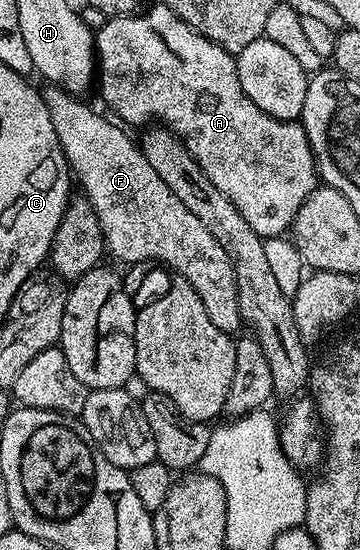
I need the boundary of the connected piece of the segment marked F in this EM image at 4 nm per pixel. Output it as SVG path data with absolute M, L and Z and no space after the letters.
M48 84L46 88L42 90L43 102L49 111L49 119L53 119L53 131L57 131L57 139L78 188L79 185L83 188L80 189L82 196L86 197L101 223L106 252L124 261L127 267L143 265L147 261L164 261L175 275L190 283L193 291L197 291L197 299L205 303L205 311L215 326L221 327L221 331L226 333L238 334L241 322L237 307L237 279L233 275L233 263L229 255L225 255L225 247L221 247L221 243L217 243L213 234L199 222L197 215L193 215L193 211L189 211L189 207L185 207L185 203L181 203L181 199L177 199L177 195L165 187L161 175L149 167L149 159L145 159L139 150L136 138L131 138L127 134L130 132L122 124L116 123L110 116L102 117L97 110L90 109L83 99L76 99L58 85Z

